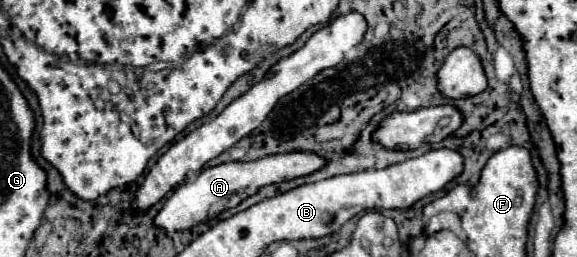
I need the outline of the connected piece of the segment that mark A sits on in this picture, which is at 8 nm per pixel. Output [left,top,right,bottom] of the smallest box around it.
[153,151,325,231]

